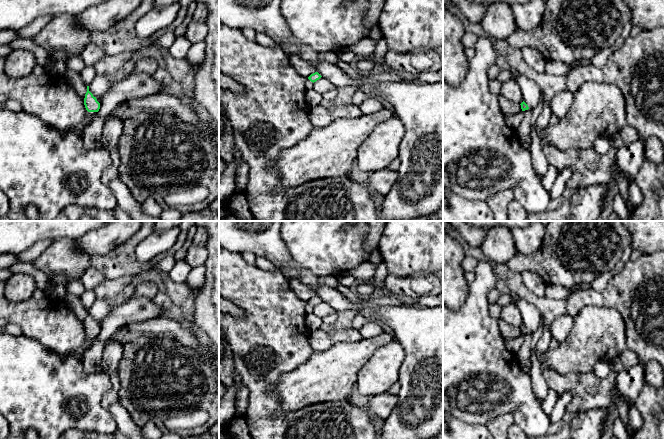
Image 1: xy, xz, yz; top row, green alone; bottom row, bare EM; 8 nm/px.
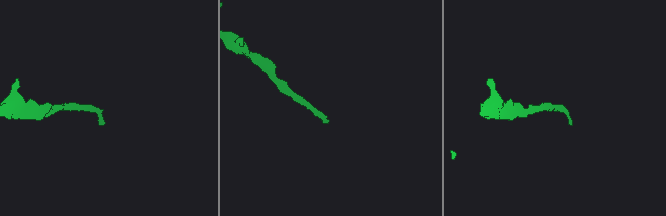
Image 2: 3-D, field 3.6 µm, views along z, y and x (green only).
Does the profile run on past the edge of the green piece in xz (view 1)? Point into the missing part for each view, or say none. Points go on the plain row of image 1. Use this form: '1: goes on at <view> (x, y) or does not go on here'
1: does not go on here

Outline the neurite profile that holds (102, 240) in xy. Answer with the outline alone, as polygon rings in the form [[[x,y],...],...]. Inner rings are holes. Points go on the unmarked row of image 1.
[[[108,221],[75,239],[74,247],[88,256],[106,254],[131,238],[142,224],[143,221]]]

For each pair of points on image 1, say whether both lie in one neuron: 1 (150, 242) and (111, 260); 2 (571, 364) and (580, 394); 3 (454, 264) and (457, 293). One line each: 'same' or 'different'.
1: different
2: different
3: same

